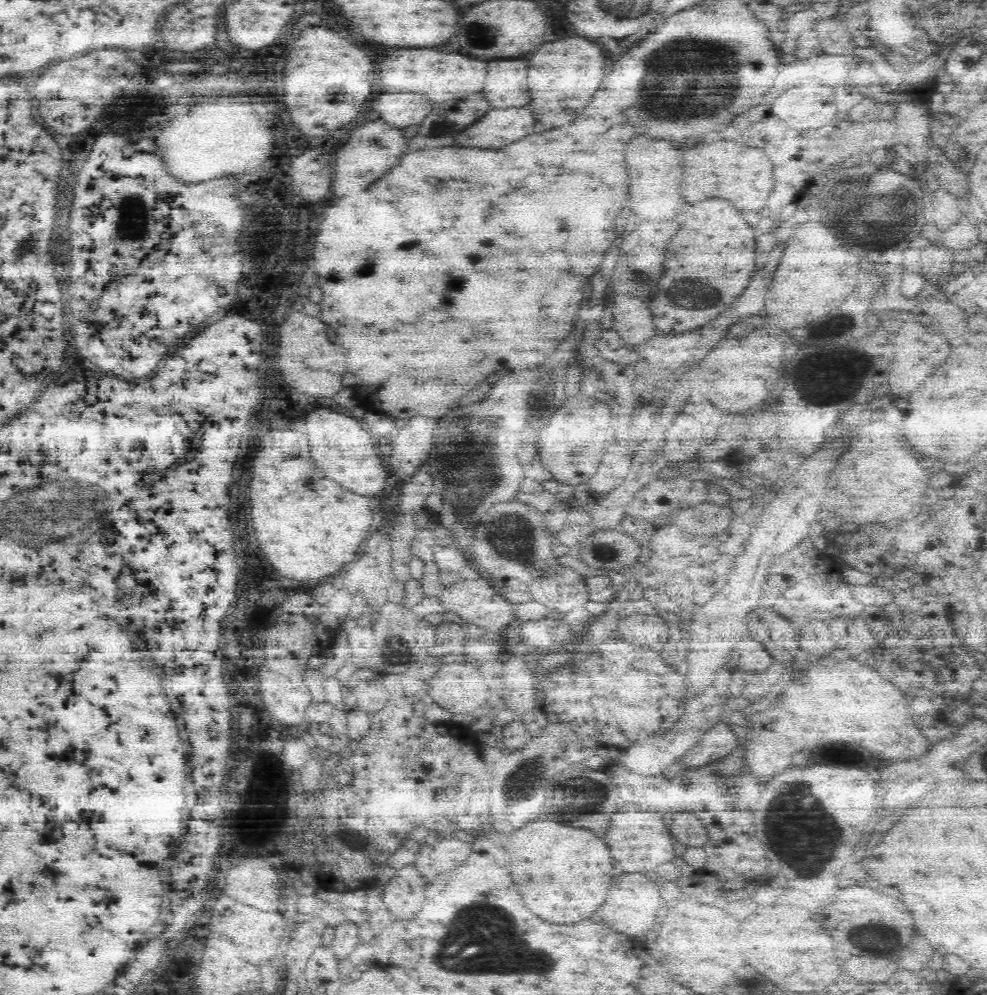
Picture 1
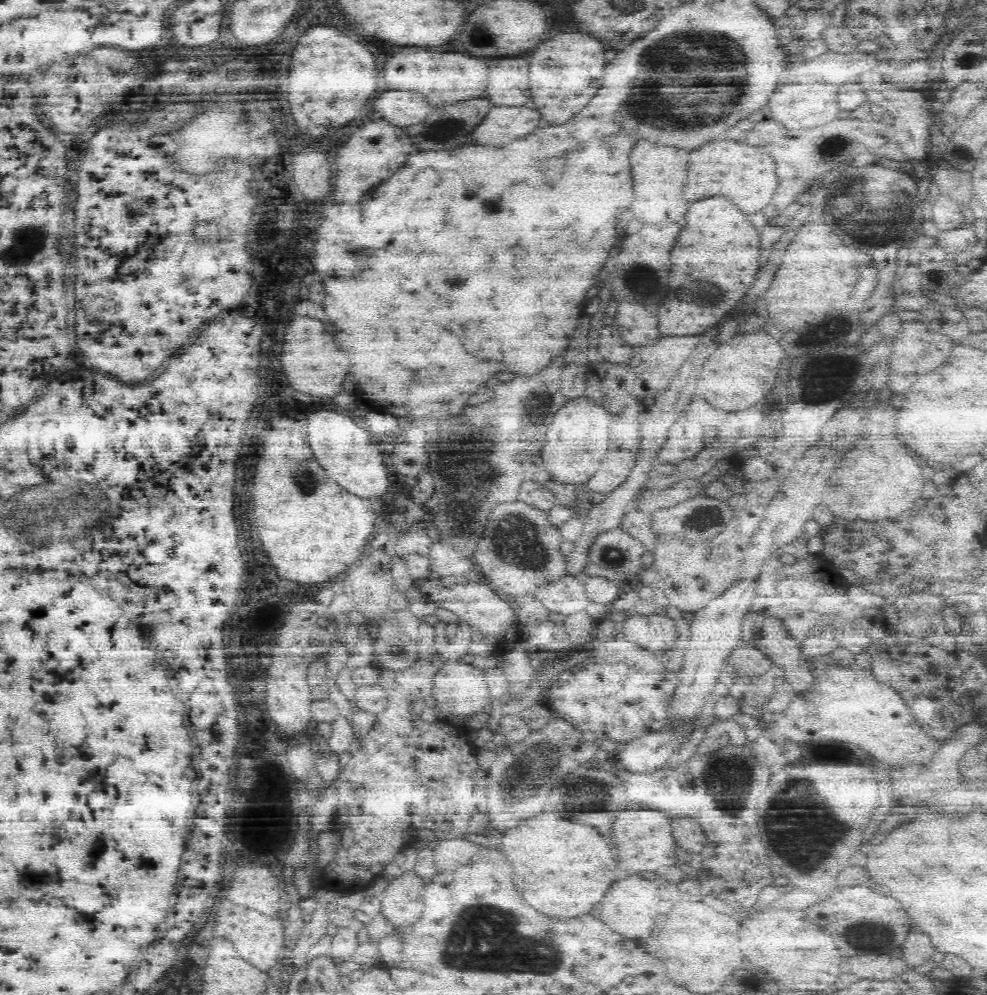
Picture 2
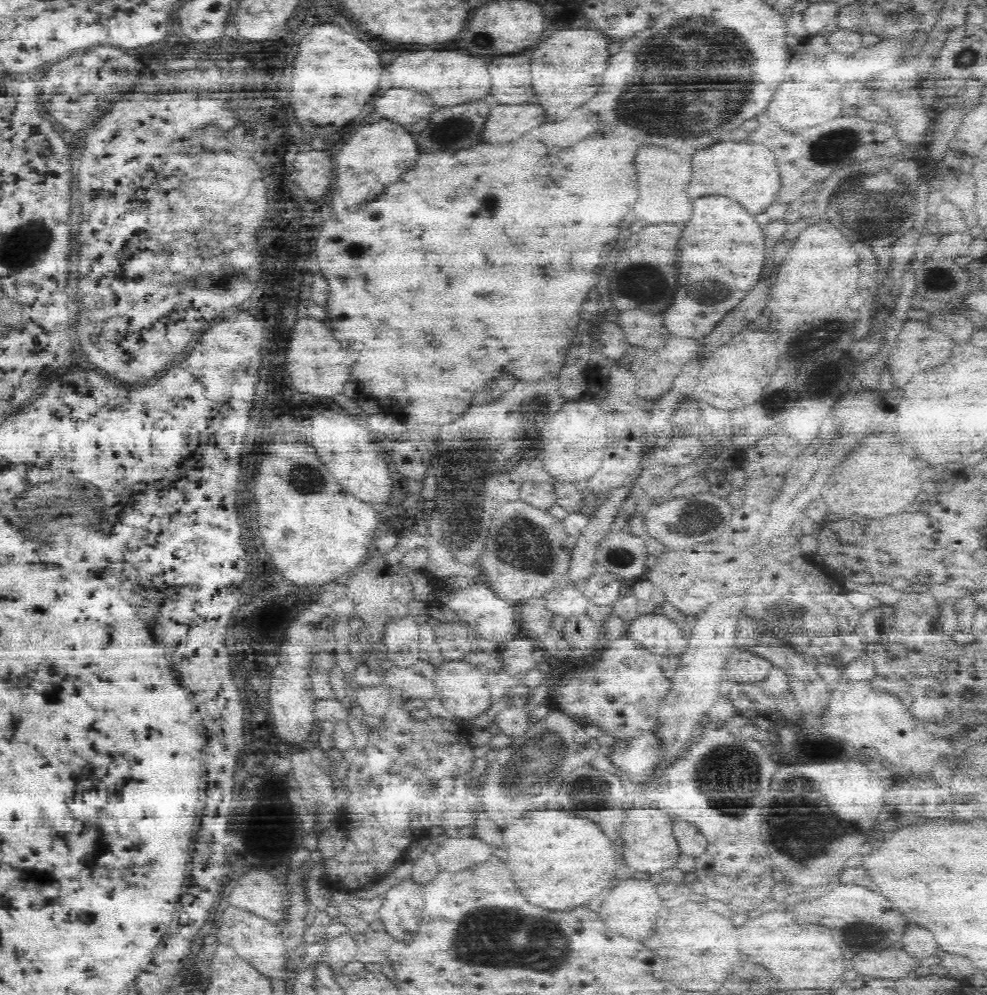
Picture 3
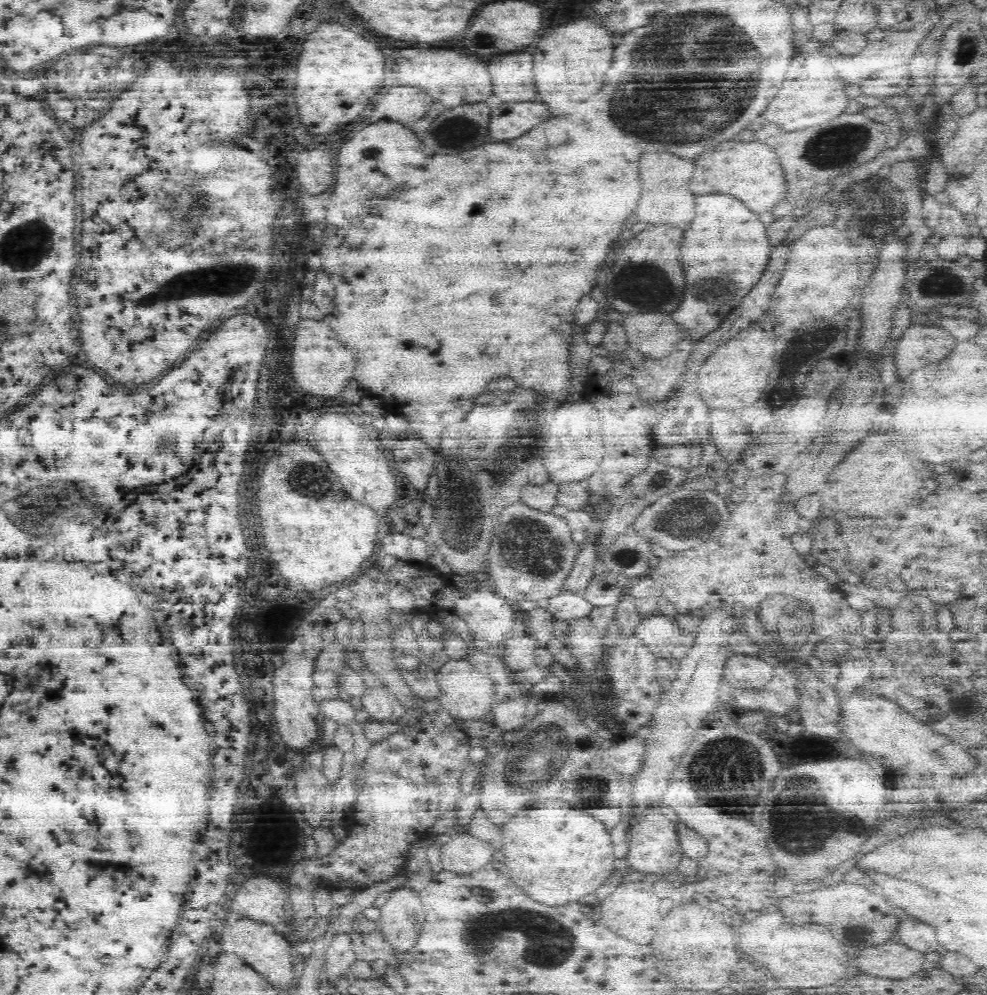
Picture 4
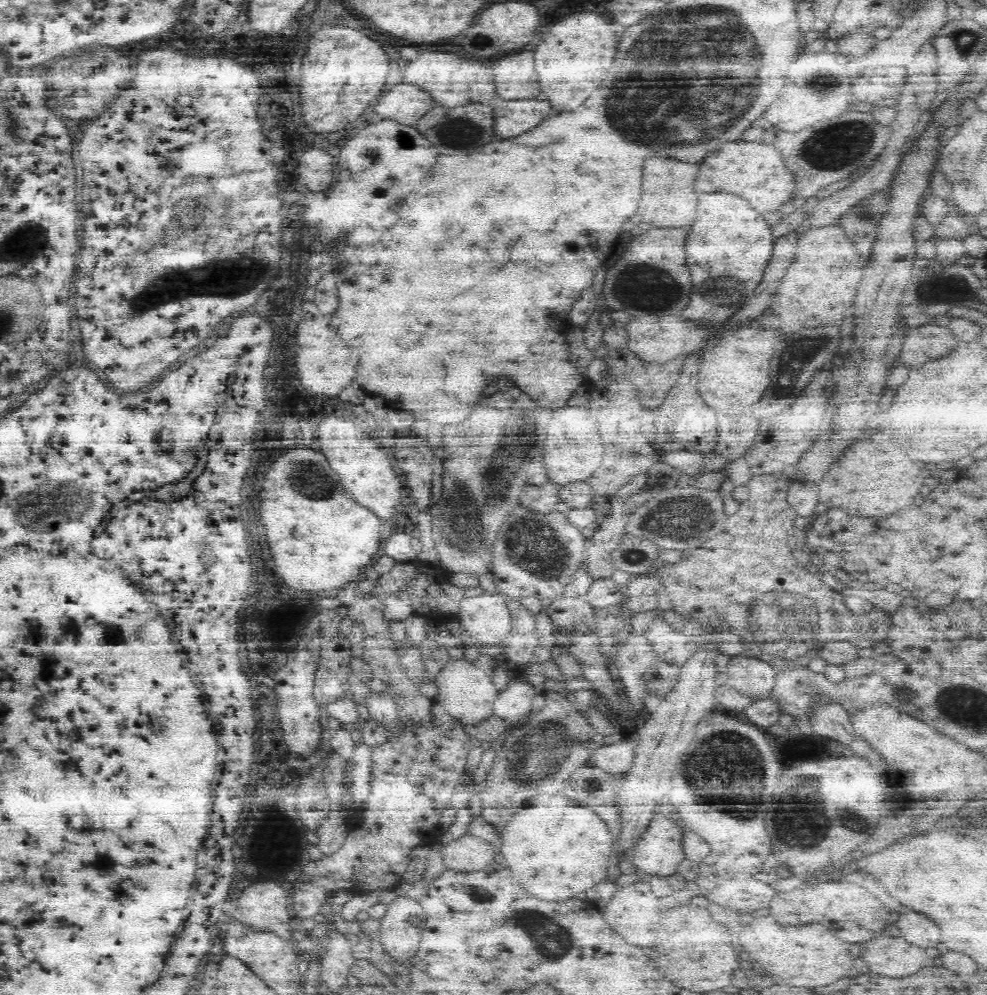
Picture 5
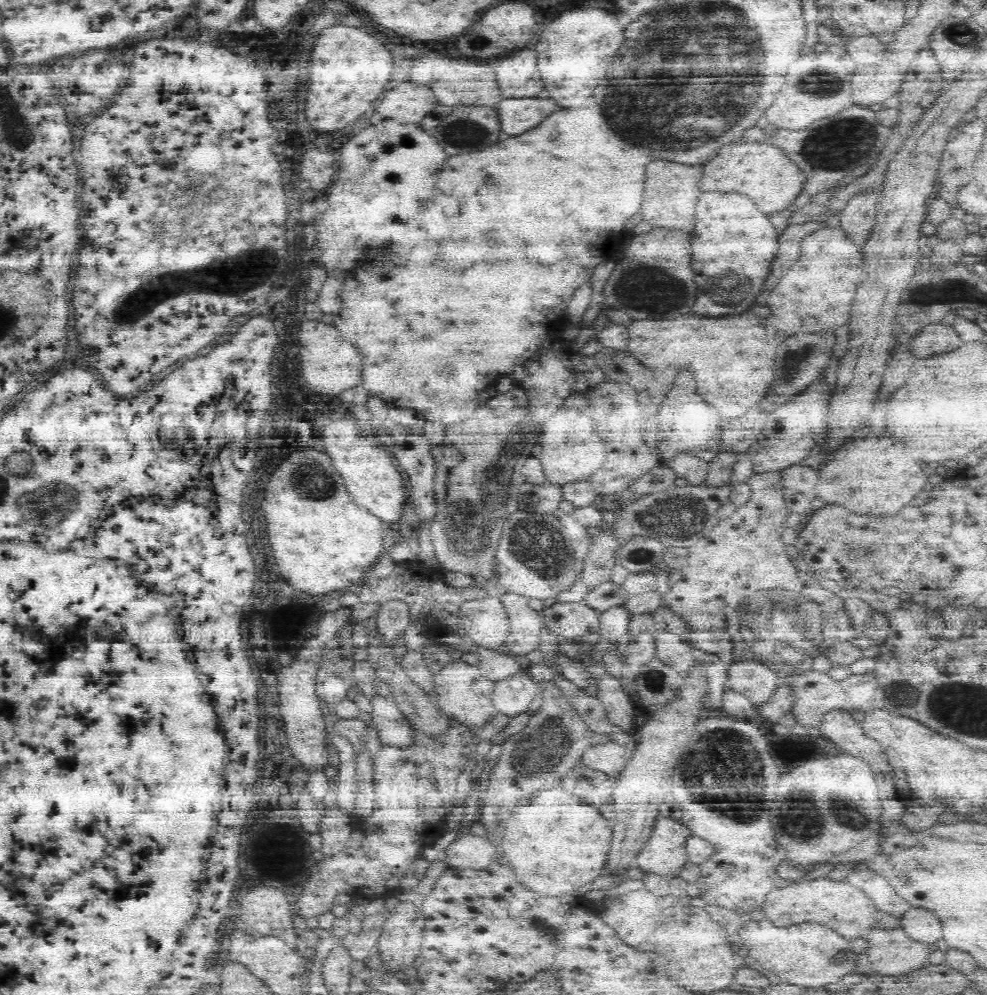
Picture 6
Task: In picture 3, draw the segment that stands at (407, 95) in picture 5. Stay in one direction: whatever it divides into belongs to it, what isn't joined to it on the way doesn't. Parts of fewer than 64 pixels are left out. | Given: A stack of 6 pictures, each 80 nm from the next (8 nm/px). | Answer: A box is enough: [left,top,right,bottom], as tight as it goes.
[370,90,434,124]

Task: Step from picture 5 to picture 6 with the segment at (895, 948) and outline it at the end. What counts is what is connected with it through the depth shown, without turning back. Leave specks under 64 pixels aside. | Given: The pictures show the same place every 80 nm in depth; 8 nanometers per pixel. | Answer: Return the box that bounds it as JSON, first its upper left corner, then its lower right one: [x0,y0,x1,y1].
[865,928,931,977]

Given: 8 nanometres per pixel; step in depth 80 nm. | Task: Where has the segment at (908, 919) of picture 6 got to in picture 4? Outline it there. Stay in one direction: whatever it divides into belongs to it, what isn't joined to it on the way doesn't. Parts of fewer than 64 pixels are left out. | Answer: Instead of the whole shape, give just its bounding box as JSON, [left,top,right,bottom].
[897,920,941,955]

